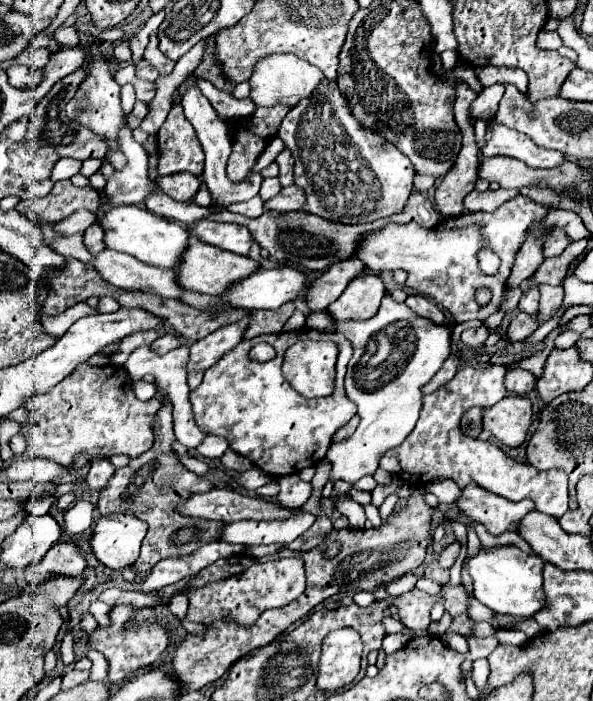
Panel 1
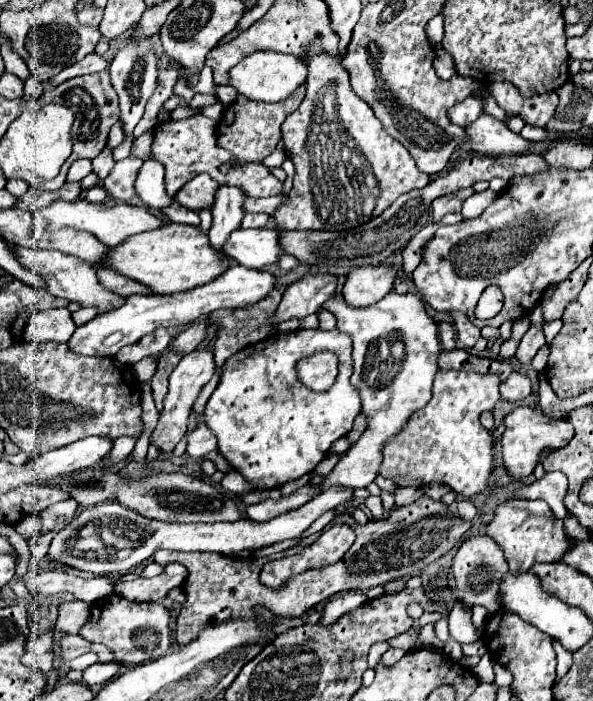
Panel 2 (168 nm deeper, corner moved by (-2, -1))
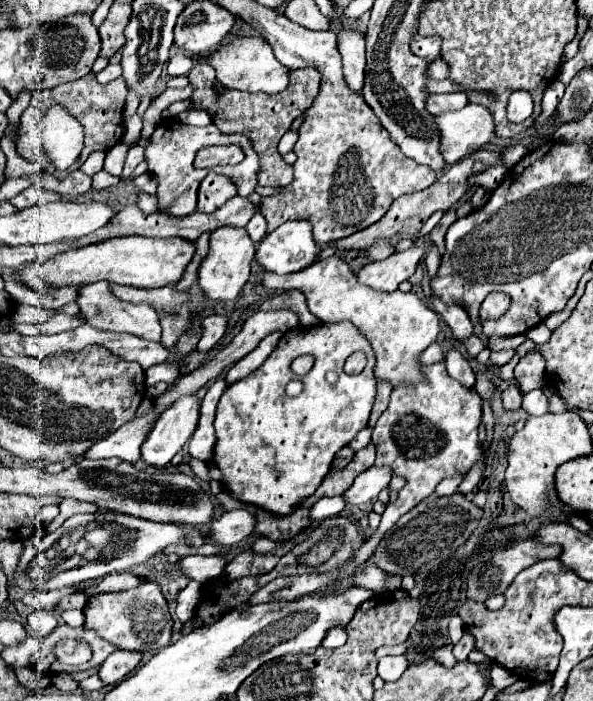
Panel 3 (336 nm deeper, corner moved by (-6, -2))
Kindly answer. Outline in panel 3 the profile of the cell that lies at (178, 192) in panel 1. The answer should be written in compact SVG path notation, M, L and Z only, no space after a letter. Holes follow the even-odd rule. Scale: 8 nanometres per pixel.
M209 172L199 188L199 206L203 214L213 214L213 210L221 208L229 198L237 196L237 186L231 178Z

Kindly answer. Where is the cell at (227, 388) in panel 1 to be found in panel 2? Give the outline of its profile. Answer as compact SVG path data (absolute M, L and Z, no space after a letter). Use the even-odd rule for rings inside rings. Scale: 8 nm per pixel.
M297 329L291 333L279 333L255 345L249 345L229 357L221 367L221 381L205 405L203 421L215 433L219 441L219 453L255 487L271 489L281 487L287 481L299 479L305 473L311 473L329 453L329 447L339 437L347 435L353 427L355 417L361 411L361 399L355 387L351 387L349 377L353 373L351 361L351 339L333 329ZM319 351L333 351L339 357L339 375L337 383L327 393L315 393L305 389L295 375L295 363Z

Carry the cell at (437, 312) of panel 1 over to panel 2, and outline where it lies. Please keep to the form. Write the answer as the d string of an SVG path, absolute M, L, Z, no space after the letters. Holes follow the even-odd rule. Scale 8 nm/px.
M437 321L439 333L441 333L441 345L443 349L455 349L455 329L447 321Z

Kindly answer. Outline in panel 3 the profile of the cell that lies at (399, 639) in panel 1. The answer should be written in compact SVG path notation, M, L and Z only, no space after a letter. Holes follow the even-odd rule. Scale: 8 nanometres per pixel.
M385 656L379 660L379 666L377 666L377 672L385 682L399 680L405 670L407 670L405 656Z

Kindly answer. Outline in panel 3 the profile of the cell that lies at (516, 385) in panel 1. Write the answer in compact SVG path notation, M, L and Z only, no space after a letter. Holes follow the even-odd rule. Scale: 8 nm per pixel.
M511 384L509 388L505 388L503 390L503 406L507 408L507 410L517 410L517 408L521 408L521 392L519 392L519 388L515 386L515 384Z

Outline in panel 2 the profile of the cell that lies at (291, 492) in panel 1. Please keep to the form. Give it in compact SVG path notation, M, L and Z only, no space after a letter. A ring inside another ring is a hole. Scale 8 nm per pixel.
M385 295L377 305L355 309L341 297L325 301L327 311L337 317L337 329L353 339L353 375L351 385L361 393L361 413L367 417L367 431L345 453L339 455L337 465L323 477L321 485L303 485L289 497L265 499L257 505L249 505L245 515L253 521L269 521L281 513L299 509L311 501L319 491L333 485L341 487L367 487L377 477L381 465L383 445L393 439L409 421L417 409L423 409L431 401L431 387L435 373L439 371L437 359L441 355L441 339L435 321L427 315L423 301L417 295Z

